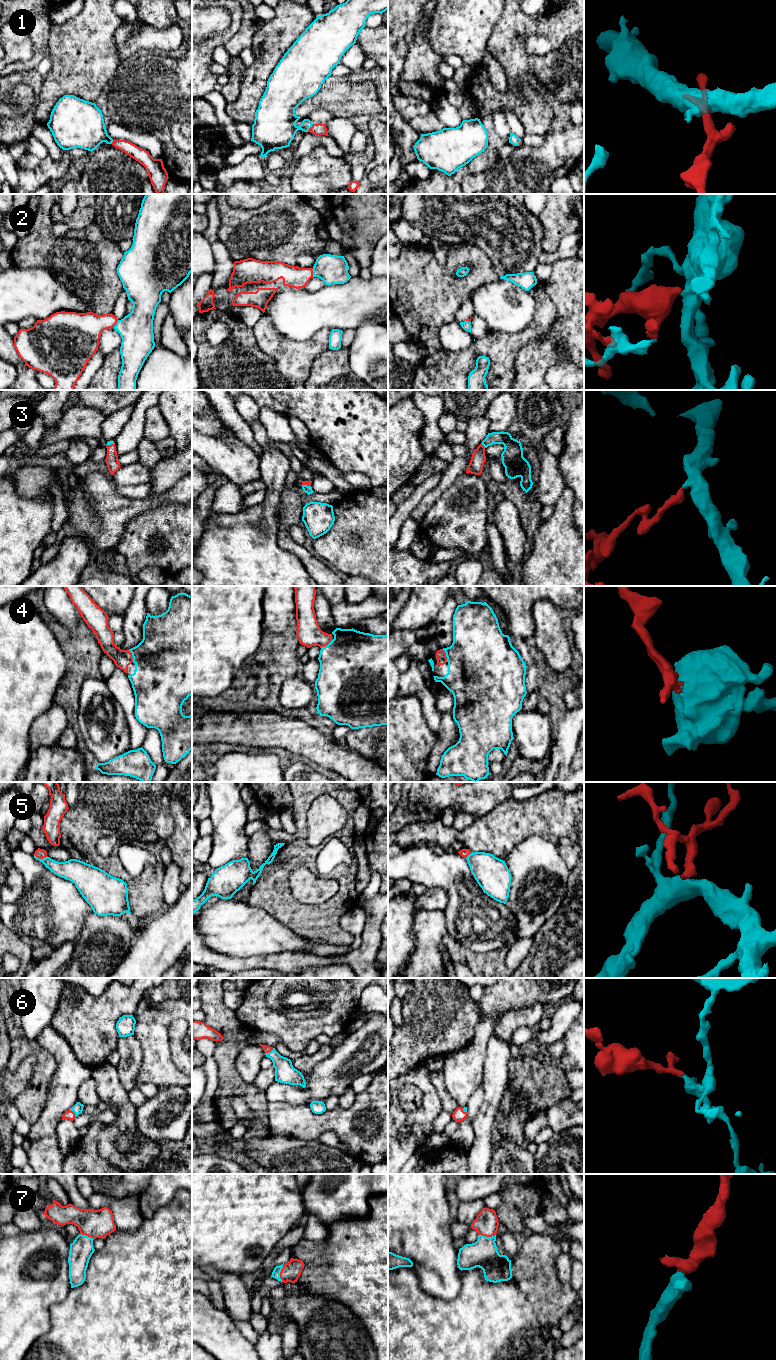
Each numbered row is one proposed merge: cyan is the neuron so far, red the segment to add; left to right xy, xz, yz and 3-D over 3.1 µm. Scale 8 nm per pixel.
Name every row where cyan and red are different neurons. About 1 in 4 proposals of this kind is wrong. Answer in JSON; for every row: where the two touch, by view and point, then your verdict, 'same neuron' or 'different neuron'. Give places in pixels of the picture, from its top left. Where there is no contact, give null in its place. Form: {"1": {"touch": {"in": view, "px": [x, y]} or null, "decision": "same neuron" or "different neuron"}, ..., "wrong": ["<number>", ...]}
{"1": {"touch": {"in": "xz", "px": [310, 127]}, "decision": "same neuron"}, "2": {"touch": {"in": "xy", "px": [116, 324]}, "decision": "same neuron"}, "3": {"touch": {"in": "yz", "px": [483, 445]}, "decision": "same neuron"}, "4": {"touch": {"in": "yz", "px": [446, 655]}, "decision": "same neuron"}, "5": {"touch": {"in": "xy", "px": [41, 859]}, "decision": "same neuron"}, "6": {"touch": {"in": "xy", "px": [73, 1111]}, "decision": "same neuron"}, "7": {"touch": {"in": "xz", "px": [279, 1273]}, "decision": "same neuron"}, "wrong": []}

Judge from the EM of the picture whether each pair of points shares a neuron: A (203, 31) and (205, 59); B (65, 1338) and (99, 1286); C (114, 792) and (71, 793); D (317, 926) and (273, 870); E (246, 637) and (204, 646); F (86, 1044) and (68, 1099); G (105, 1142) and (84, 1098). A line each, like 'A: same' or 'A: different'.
A: different
B: same
C: different
D: same
E: same
F: different
G: different

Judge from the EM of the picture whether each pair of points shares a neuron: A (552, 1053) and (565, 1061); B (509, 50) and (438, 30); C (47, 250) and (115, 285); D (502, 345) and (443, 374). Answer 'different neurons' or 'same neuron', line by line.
A: different neurons
B: different neurons
C: same neuron
D: same neuron

